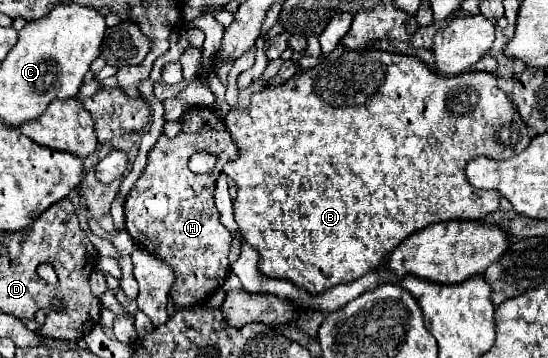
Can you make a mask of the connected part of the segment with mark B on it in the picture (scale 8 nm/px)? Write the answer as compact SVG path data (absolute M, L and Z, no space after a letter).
M378 49L348 51L334 65L320 63L312 69L298 71L298 77L290 77L282 85L270 85L262 93L254 93L248 109L230 109L224 117L224 123L230 135L234 137L234 143L240 149L238 159L224 165L224 173L230 179L234 179L238 185L238 197L234 199L234 219L242 229L246 243L260 253L260 263L258 263L260 271L266 277L290 279L294 285L304 287L312 295L328 291L330 287L340 283L350 283L366 275L368 271L378 269L380 265L386 263L388 255L404 239L408 239L410 235L432 223L442 223L452 219L482 219L494 209L498 209L500 193L474 189L464 173L466 163L480 155L490 159L510 159L522 153L530 143L526 123L522 121L520 113L514 109L510 97L498 87L498 77L494 73L468 71L456 77L446 77L428 69L428 65L424 65L414 55L400 55L400 53L388 53Z

